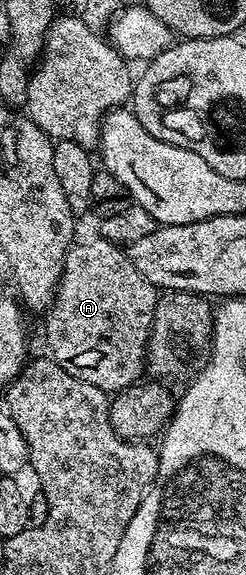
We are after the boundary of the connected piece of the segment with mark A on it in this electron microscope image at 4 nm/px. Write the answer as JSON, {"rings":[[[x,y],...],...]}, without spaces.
{"rings":[[[94,239],[72,244],[63,260],[63,274],[55,289],[55,299],[45,314],[50,360],[57,362],[69,375],[93,383],[93,387],[114,395],[136,384],[144,376],[147,364],[147,341],[150,339],[155,305],[160,294],[154,285],[133,267],[126,252],[111,241]]]}

